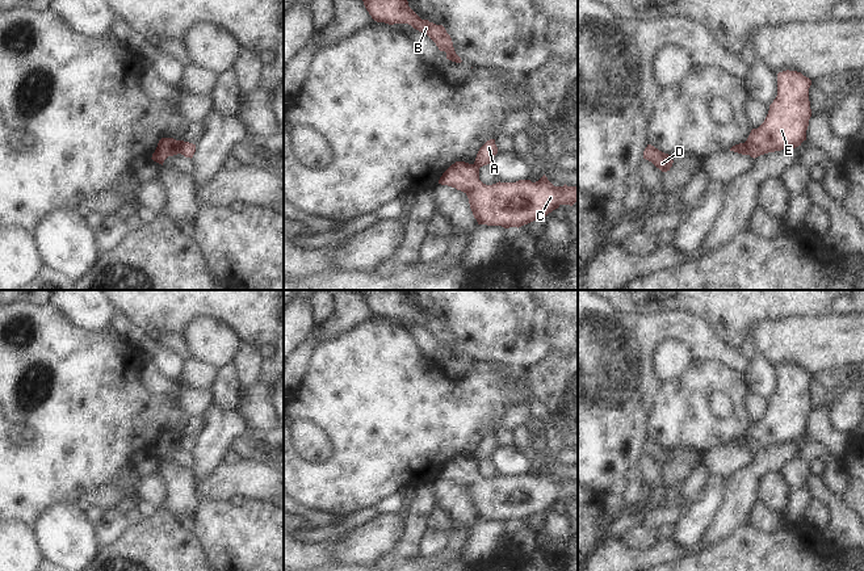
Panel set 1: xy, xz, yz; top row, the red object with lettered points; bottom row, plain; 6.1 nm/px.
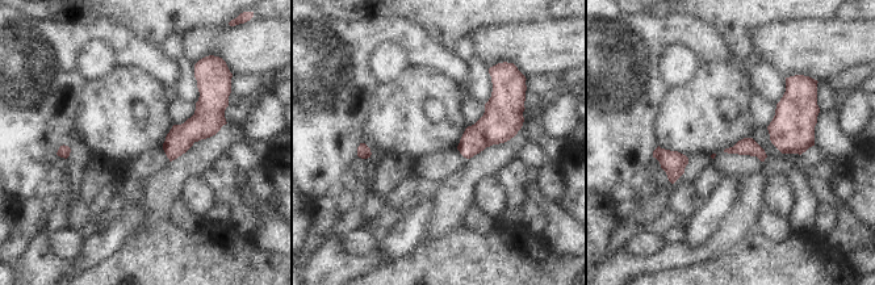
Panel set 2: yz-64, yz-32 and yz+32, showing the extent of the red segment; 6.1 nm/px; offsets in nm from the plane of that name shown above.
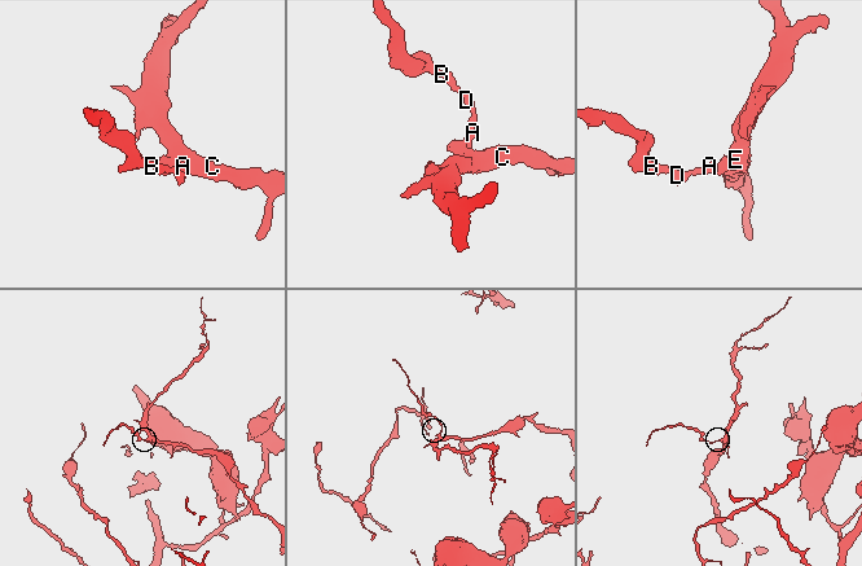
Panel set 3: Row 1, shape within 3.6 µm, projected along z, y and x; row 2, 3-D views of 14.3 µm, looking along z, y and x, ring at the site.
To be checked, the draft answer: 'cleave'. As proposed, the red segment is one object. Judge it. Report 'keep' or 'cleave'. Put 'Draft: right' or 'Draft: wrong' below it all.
cleave
Draft: right

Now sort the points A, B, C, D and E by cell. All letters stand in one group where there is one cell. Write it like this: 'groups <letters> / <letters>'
groups A B D / C E

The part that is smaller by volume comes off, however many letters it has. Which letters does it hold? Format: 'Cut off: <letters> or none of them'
Cut off: A, B, D

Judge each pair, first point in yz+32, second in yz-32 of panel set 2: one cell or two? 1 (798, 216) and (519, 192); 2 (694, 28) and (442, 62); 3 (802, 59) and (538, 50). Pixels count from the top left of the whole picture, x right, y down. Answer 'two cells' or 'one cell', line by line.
1: one cell
2: one cell
3: one cell

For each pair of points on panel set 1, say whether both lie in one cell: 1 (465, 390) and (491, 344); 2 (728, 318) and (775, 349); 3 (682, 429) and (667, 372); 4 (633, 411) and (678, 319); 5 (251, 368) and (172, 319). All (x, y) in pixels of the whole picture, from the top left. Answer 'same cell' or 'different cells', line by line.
1: different cells
2: different cells
3: different cells
4: same cell
5: different cells

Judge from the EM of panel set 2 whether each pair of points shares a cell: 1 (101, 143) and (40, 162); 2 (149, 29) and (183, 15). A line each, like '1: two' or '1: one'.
1: two
2: one

